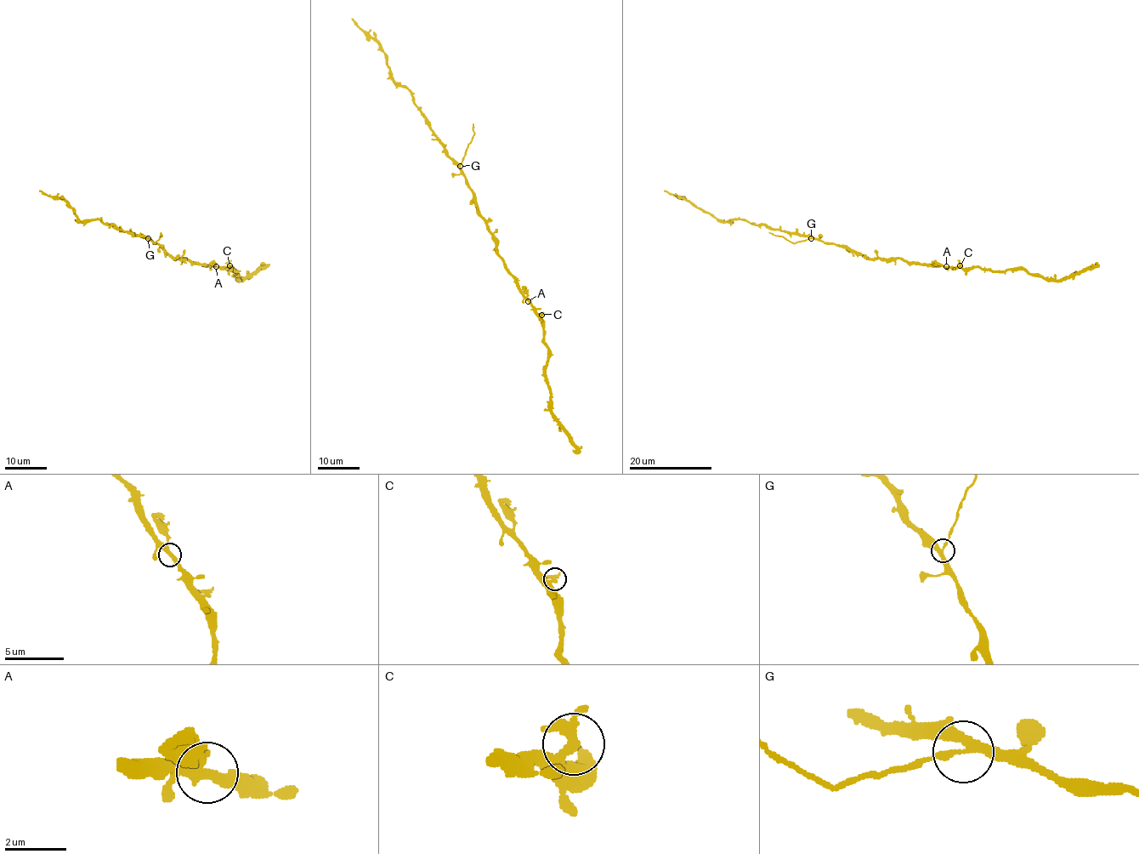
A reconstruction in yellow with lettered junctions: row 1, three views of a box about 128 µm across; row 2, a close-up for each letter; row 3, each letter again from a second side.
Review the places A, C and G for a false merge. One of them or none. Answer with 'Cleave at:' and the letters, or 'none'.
Cleave at: G

